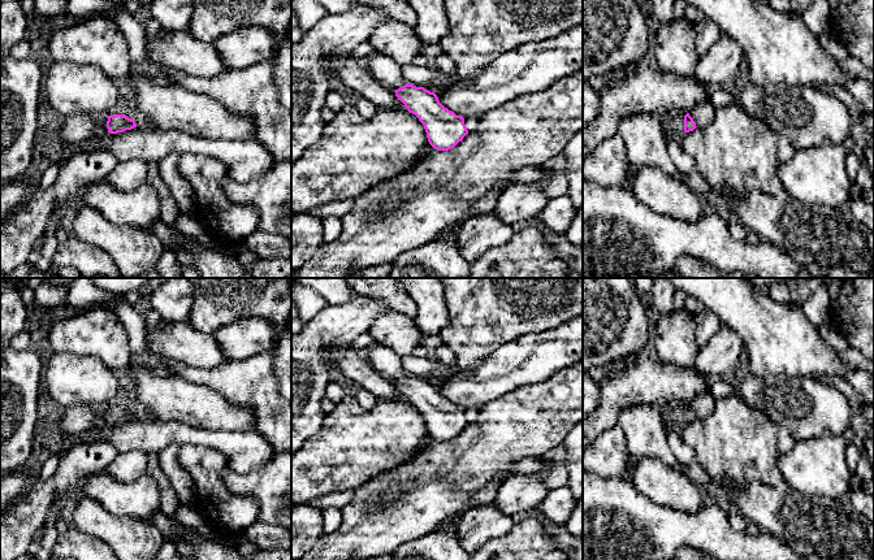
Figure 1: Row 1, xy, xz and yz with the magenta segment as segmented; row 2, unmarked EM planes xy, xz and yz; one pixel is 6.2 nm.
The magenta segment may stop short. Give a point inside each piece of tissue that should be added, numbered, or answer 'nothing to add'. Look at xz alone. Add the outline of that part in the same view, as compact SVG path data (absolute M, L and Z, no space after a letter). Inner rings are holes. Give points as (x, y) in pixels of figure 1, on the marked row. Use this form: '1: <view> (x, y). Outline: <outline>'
1: xz (383, 68). Outline: M373 49L368 57L368 70L376 81L393 91L406 84L403 68L393 57L376 49Z

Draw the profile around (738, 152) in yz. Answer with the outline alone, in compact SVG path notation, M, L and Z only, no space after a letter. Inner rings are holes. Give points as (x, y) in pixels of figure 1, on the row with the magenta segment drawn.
M736 100L718 108L713 122L701 129L684 133L682 149L693 159L697 172L718 191L731 190L736 194L760 191L780 195L784 187L778 177L783 164L776 155L778 135L762 121L748 116Z

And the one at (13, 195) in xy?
M31 172L22 178L0 185L0 227L27 203L35 190L33 187L35 181Z

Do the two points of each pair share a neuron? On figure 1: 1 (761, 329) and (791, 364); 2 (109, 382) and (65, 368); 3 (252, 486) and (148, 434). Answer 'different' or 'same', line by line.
1: same
2: same
3: different

